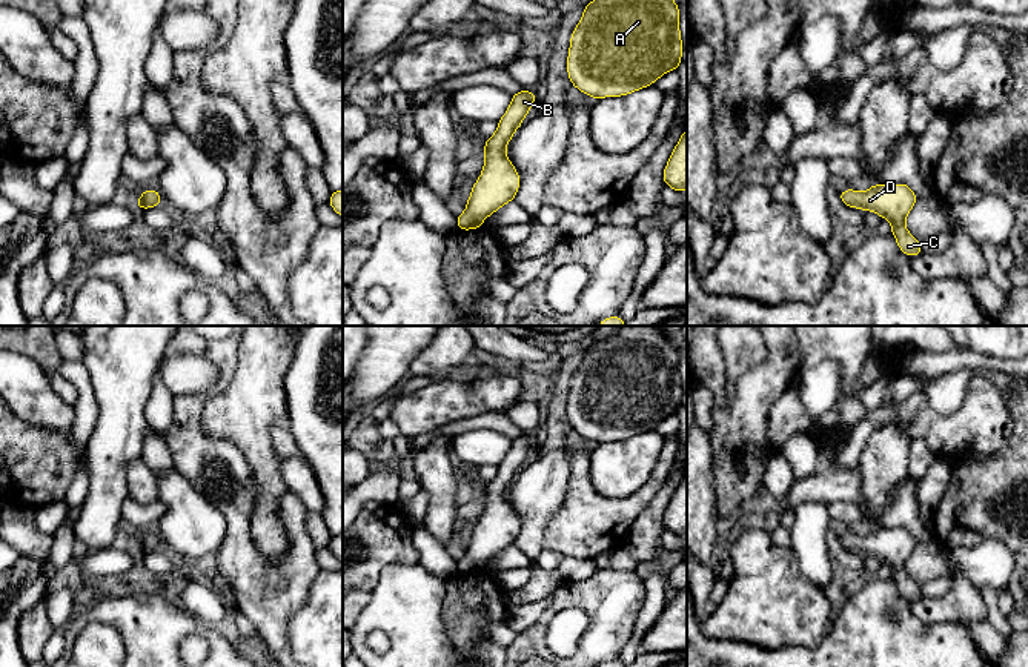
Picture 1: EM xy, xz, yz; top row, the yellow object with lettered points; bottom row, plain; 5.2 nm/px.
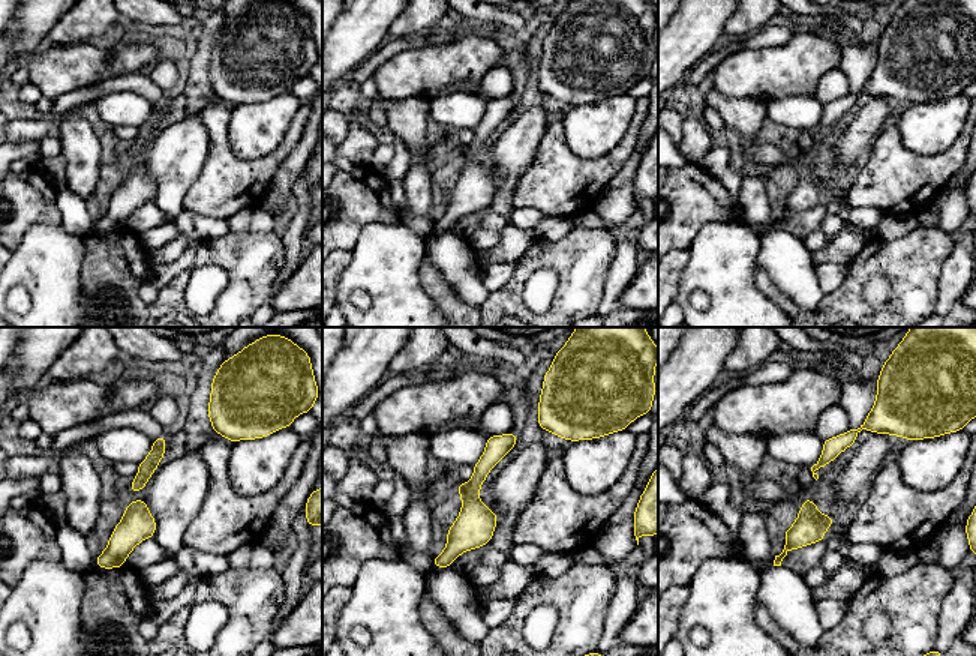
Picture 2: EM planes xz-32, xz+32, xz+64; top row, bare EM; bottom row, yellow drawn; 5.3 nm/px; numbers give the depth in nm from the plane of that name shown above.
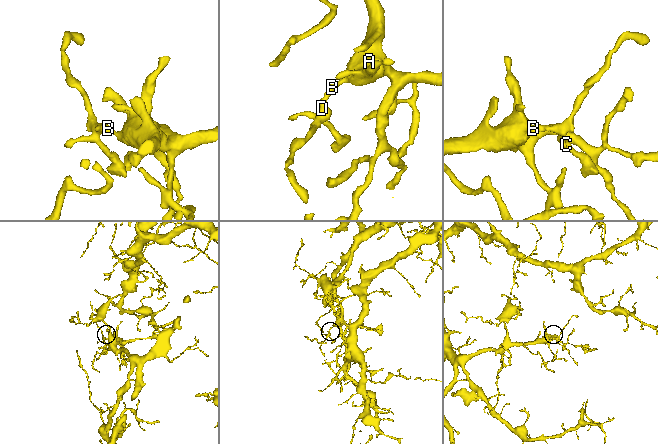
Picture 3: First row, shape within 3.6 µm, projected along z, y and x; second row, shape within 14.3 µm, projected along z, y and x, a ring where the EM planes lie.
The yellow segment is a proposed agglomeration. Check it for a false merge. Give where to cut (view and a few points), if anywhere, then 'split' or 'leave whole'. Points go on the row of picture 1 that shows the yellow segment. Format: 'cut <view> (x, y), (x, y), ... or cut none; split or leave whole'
cut none; leave whole

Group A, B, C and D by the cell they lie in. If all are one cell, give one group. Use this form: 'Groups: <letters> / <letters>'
Groups: A B C D

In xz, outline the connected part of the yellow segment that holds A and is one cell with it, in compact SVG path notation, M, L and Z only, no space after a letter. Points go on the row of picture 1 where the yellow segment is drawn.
M592 0L570 37L567 74L572 86L585 95L621 97L679 69L682 51L675 0Z

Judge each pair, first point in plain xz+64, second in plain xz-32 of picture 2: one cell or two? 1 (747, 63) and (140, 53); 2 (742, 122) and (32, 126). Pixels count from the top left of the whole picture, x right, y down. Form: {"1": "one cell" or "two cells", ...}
{"1": "one cell", "2": "two cells"}

